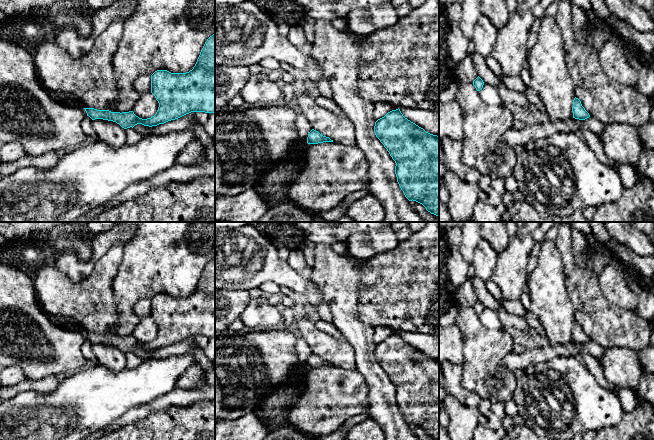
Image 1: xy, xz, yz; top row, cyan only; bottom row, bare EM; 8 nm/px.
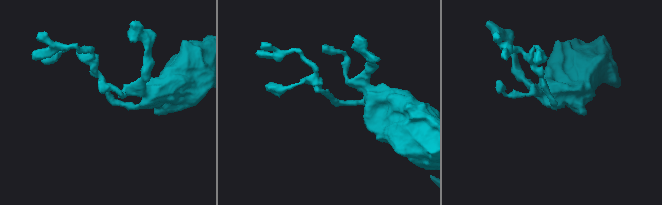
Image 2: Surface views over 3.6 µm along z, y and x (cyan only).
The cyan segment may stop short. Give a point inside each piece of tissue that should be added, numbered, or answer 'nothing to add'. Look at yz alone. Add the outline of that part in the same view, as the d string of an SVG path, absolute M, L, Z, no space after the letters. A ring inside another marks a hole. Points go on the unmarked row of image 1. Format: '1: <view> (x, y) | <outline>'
nothing to add

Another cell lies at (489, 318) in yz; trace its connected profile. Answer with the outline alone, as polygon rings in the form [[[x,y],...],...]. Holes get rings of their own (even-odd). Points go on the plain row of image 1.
[[[484,308],[483,312],[479,315],[482,325],[490,330],[500,330],[503,326],[497,313],[489,308]]]

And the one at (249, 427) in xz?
[[[254,412],[235,421],[215,423],[215,440],[263,440],[268,433],[268,427]]]

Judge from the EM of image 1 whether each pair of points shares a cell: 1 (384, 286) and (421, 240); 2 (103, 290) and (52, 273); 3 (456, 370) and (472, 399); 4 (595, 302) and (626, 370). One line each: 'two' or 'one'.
1: one
2: one
3: one
4: two

